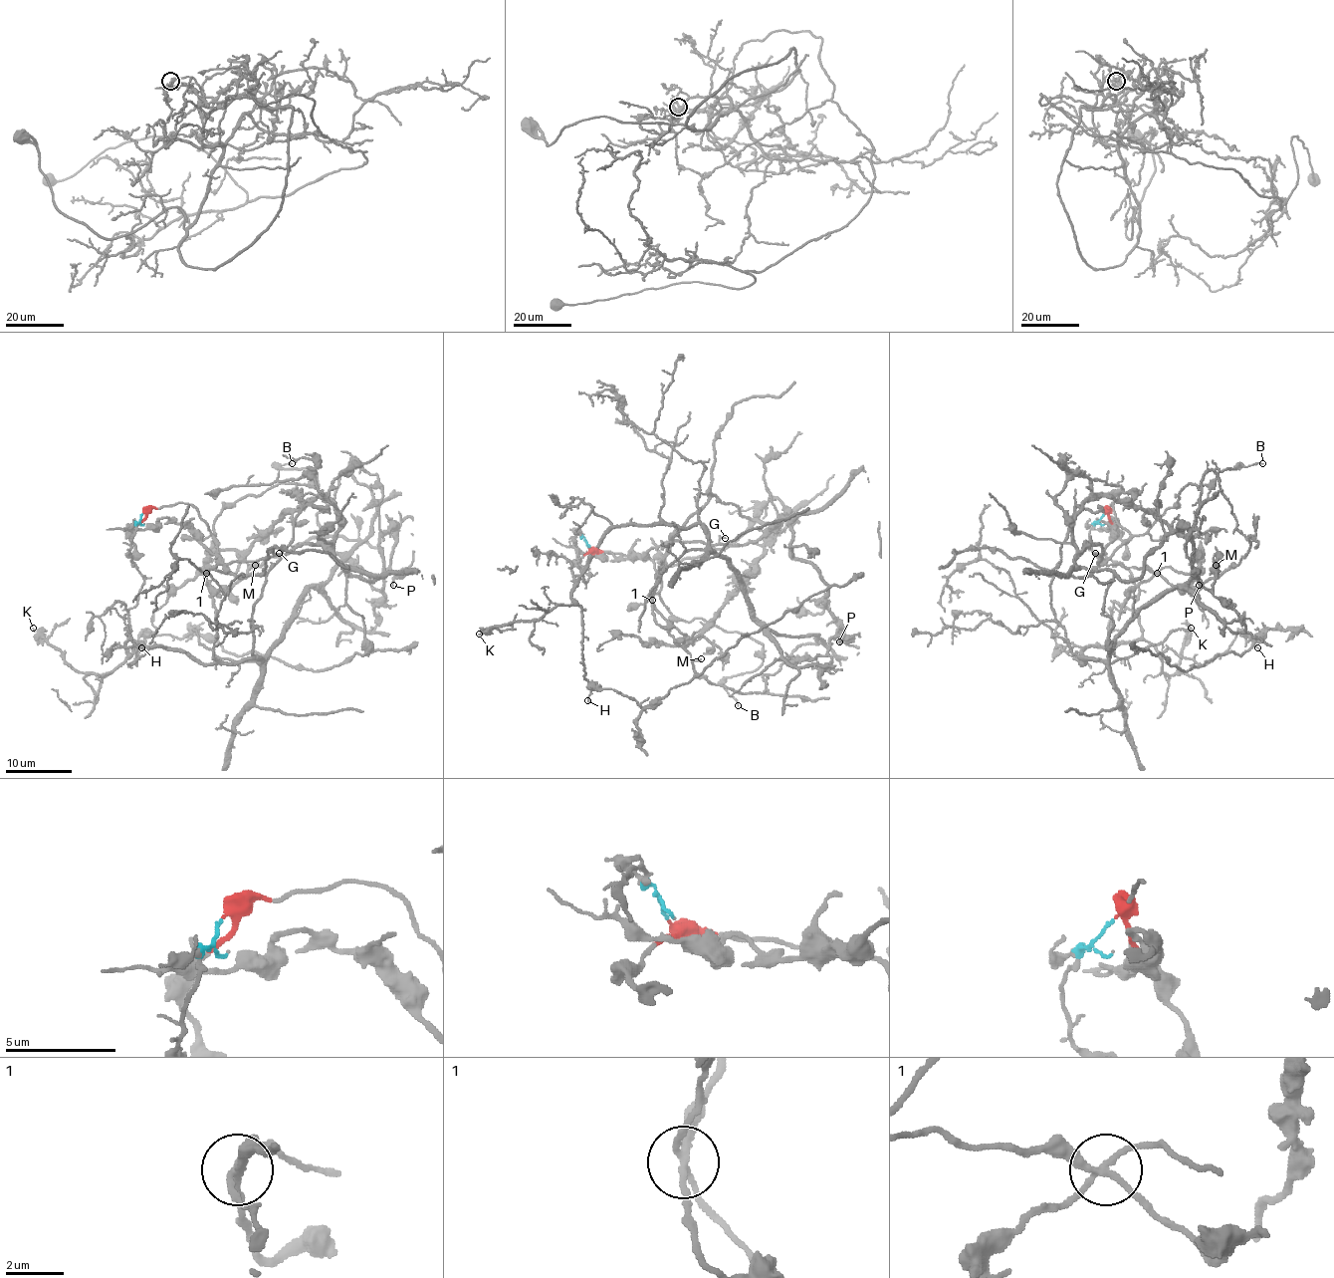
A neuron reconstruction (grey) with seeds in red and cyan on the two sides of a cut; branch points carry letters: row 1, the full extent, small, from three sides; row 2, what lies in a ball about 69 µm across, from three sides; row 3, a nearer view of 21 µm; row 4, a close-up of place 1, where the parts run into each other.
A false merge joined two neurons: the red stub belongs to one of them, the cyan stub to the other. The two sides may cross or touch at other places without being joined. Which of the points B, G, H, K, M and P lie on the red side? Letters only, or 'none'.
B, M

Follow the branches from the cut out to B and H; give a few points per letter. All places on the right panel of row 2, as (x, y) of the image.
B: (1105, 513), (1112, 503), (1115, 520), (1132, 535), (1143, 535), (1188, 483), (1208, 485), (1225, 469), (1263, 464)
H: (1103, 513), (1090, 548), (1133, 578), (1141, 635), (1156, 649), (1201, 664), (1238, 634), (1258, 648)

